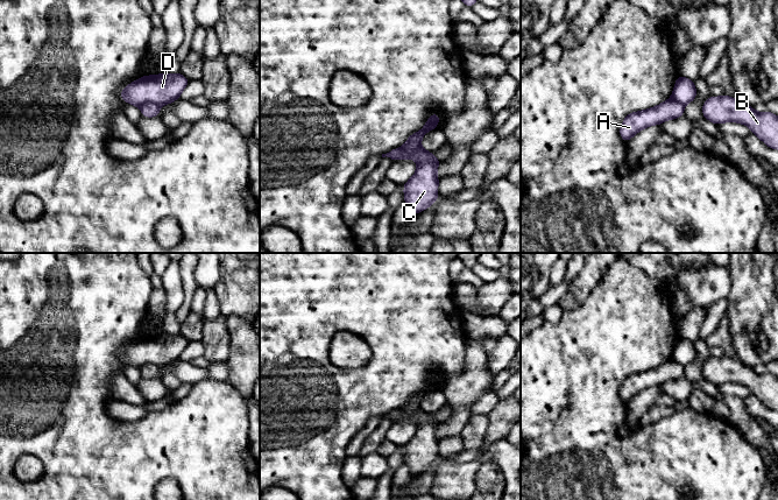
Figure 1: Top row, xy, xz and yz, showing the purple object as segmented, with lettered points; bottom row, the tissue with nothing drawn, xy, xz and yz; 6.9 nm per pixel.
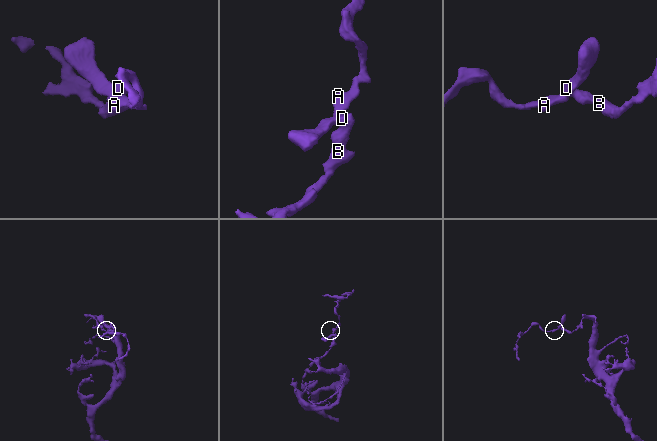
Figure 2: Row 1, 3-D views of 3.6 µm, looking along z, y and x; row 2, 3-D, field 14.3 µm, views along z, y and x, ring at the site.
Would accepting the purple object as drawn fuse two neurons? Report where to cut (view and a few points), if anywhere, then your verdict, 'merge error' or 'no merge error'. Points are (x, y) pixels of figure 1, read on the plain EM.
xy (158, 366), (142, 365), (140, 367) | merge error

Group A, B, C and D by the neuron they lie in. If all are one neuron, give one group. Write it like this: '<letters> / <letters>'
A / B C D

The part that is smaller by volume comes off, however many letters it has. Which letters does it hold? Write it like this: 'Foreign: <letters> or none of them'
Foreign: A

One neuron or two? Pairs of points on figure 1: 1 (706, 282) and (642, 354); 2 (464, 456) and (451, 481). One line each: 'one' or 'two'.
1: two
2: two

